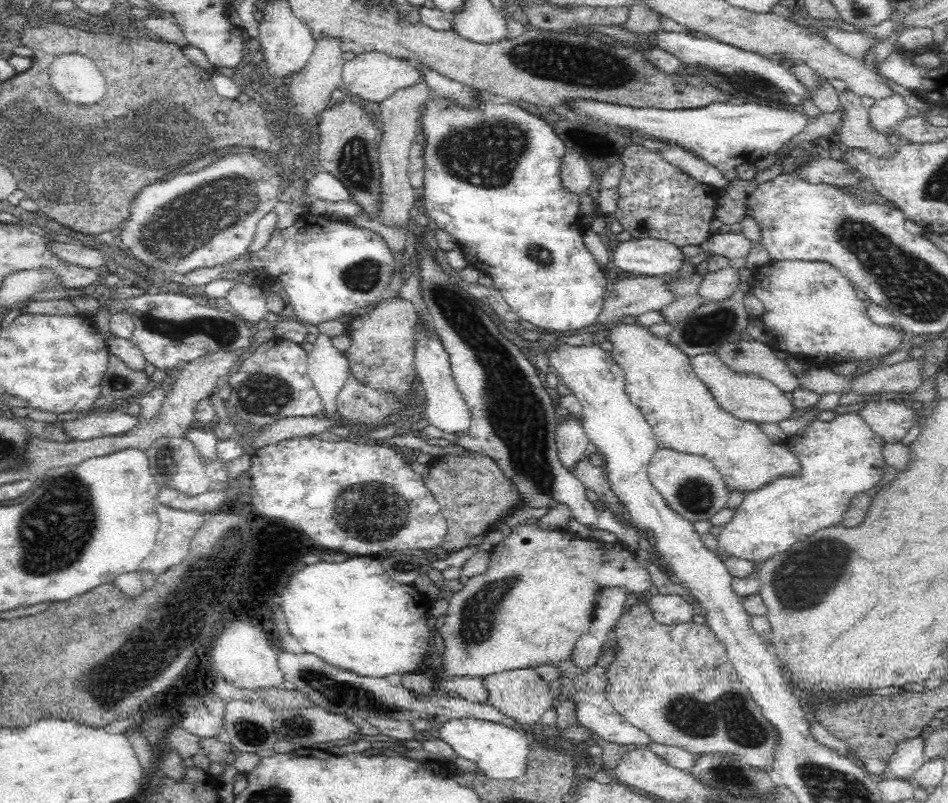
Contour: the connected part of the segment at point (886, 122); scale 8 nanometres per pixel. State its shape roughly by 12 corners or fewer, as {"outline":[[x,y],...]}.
{"outline":[[895,92],[875,100],[871,125],[886,134],[913,113]]}

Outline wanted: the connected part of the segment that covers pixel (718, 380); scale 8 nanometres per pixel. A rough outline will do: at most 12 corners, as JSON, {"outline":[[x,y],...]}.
{"outline":[[714,353],[690,365],[716,402],[757,425],[790,419],[790,395],[728,370]]}

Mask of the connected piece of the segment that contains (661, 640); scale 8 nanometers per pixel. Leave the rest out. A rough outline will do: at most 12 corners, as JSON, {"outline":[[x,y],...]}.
{"outline":[[620,614],[606,696],[652,743],[766,772],[778,731],[706,622]]}

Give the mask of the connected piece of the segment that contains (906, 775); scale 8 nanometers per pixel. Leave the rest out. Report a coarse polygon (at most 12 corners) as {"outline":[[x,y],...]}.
{"outline":[[924,739],[896,744],[887,768],[909,780],[926,760]]}

